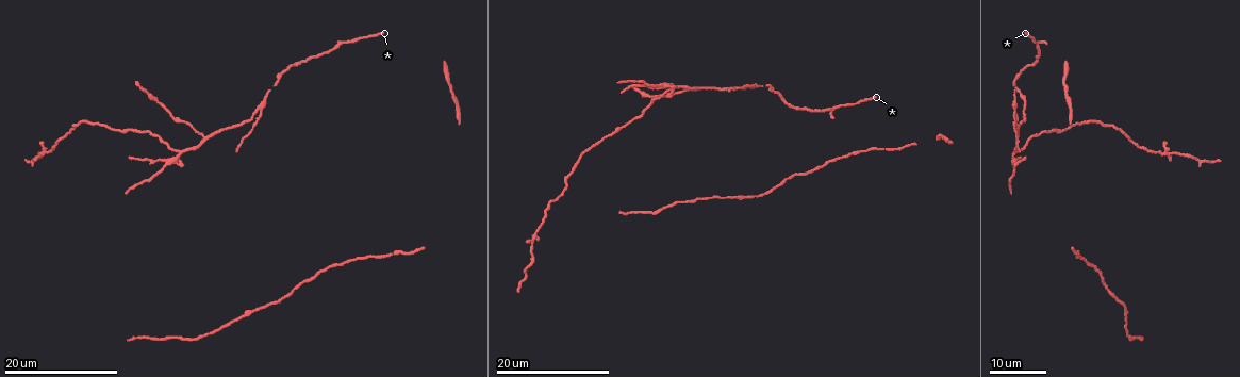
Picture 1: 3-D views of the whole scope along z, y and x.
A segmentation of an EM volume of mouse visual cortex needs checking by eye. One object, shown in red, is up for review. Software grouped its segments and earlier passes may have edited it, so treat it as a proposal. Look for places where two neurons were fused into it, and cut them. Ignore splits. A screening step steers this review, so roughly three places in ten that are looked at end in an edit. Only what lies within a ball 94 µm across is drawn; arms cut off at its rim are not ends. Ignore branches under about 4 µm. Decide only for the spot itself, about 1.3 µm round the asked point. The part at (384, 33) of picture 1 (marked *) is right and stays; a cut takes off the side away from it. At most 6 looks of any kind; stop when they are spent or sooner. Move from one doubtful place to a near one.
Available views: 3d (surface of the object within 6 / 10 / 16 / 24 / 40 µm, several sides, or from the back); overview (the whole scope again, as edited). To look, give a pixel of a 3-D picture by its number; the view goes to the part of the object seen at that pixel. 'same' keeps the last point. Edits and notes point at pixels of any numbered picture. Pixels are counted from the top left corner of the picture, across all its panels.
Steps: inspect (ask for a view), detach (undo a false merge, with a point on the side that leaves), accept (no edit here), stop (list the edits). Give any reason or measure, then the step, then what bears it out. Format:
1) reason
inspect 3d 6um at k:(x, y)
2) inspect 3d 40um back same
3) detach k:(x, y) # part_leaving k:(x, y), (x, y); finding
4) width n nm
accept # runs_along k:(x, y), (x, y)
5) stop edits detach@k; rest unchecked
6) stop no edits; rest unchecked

side arm on a straight run
inspect 3d 16um at 1:(258, 109)

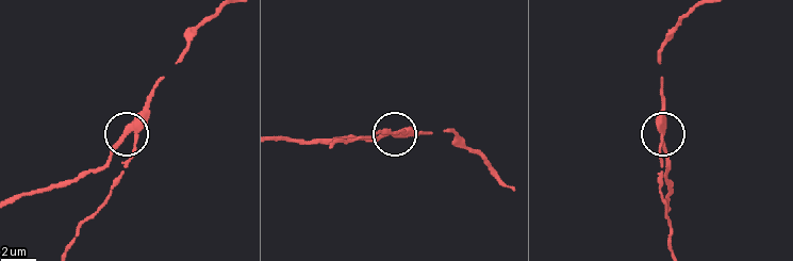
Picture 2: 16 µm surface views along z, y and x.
closer look
inspect 3d 10um at 2:(131, 128)

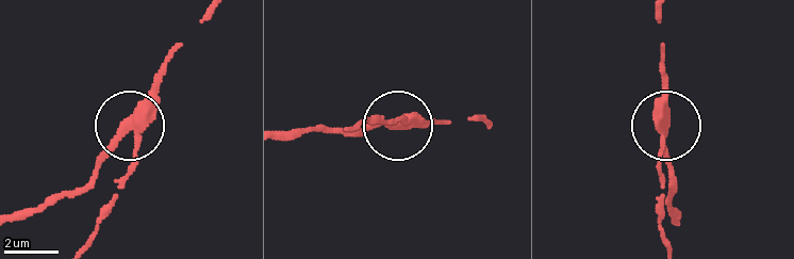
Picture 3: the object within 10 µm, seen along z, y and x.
arms 3
detach 3:(134, 154) # part_leaving 3:(143, 119), (134, 172), (88, 241); a second neuron is stuck on

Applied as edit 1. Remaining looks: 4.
inspect overview

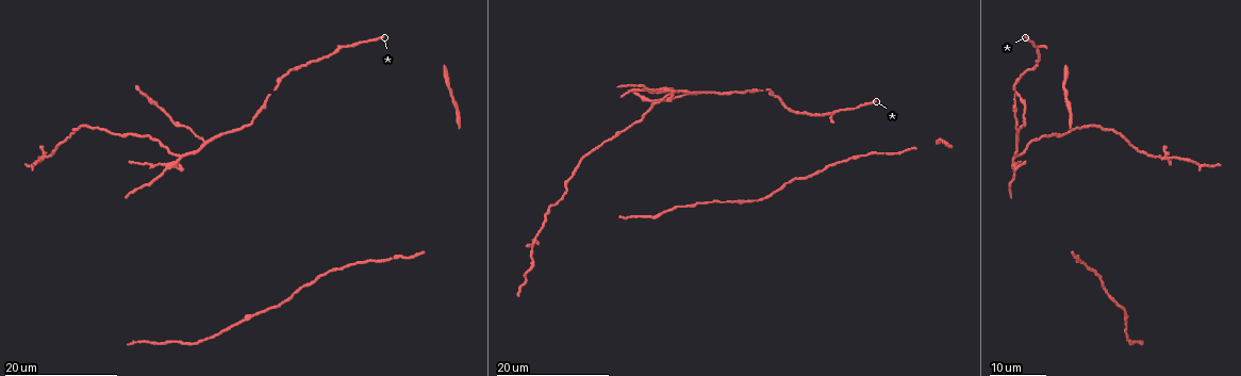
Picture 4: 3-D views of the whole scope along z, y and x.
inspect 3d 24um at 4:(697, 93)

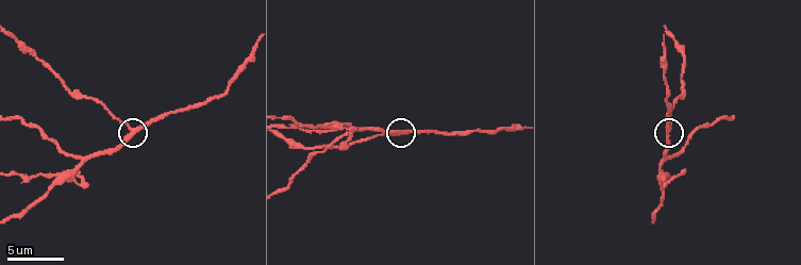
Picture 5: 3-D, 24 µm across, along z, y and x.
inspect 3d 10um at 5:(401, 134)

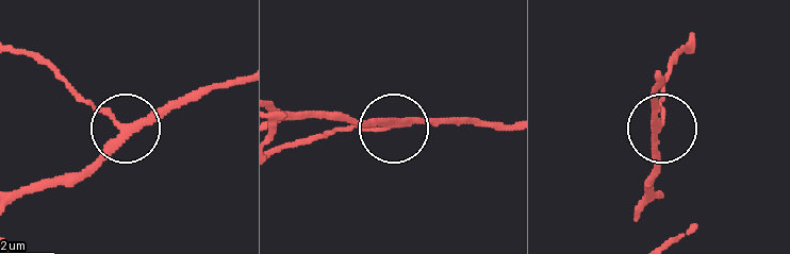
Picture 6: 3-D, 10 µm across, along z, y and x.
accept # runs_along 6:(235, 80), (187, 94), (119, 128), (60, 78); all the same neuron

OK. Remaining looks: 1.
stop edits detach@3; rest unchecked

